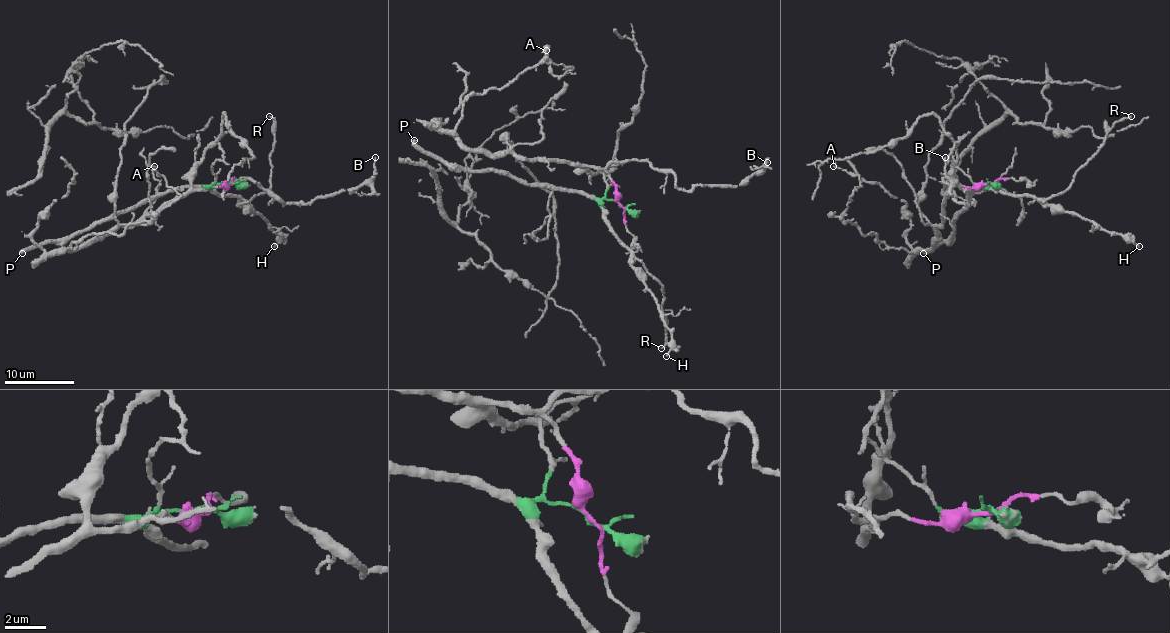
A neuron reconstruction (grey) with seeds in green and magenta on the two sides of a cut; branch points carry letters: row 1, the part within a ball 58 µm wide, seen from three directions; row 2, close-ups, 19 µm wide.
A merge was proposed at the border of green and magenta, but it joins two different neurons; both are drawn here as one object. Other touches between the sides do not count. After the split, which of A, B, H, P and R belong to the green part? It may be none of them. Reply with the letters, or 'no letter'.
H, P, R

